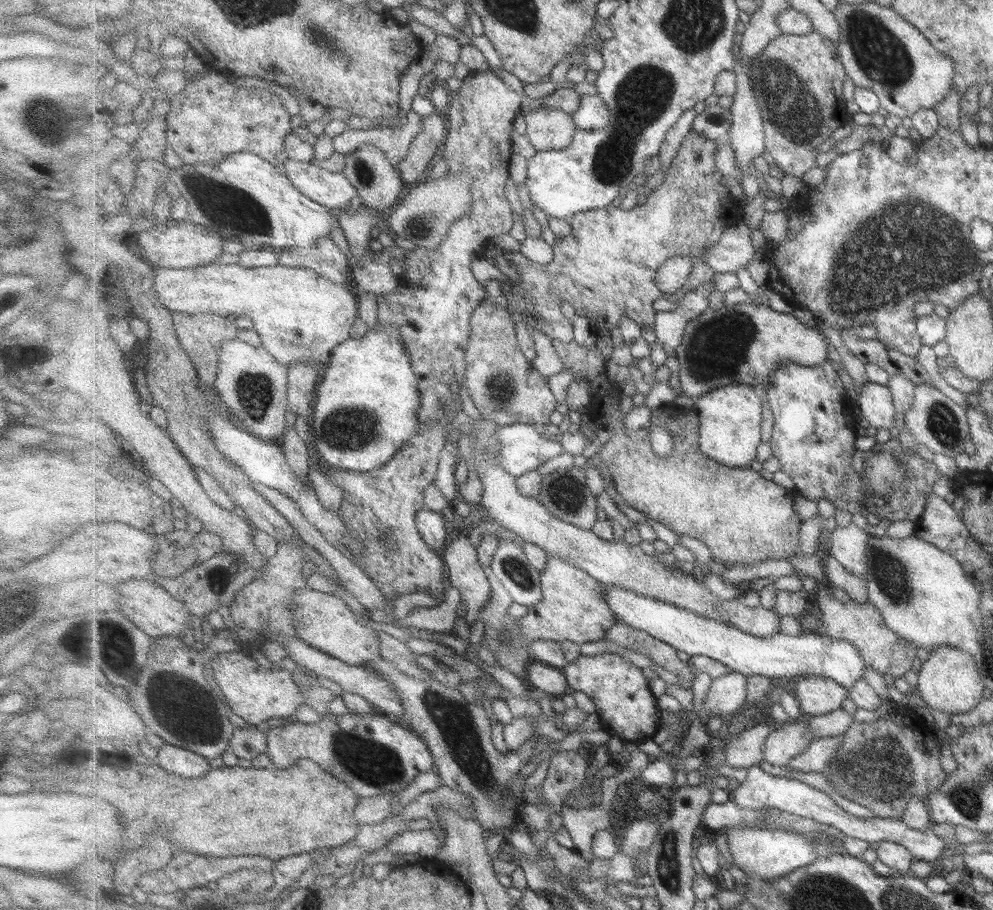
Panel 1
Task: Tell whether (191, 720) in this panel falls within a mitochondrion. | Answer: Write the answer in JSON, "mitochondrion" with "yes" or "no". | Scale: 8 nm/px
{"mitochondrion":"yes"}

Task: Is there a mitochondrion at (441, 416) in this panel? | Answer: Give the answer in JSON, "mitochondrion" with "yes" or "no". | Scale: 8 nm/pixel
{"mitochondrion":"yes"}

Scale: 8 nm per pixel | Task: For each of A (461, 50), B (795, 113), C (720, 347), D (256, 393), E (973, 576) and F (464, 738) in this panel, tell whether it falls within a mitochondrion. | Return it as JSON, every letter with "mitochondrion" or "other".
{"A":"other","B":"mitochondrion","C":"mitochondrion","D":"mitochondrion","E":"other","F":"mitochondrion"}

